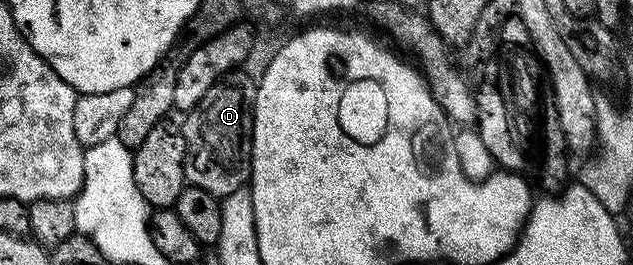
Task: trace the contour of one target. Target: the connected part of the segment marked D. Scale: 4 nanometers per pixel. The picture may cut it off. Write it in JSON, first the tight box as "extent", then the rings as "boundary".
{"extent":[181,71,257,199],"boundary":[[[244,71],[227,73],[201,99],[196,109],[190,110],[181,121],[185,135],[185,175],[187,184],[201,187],[214,197],[224,199],[244,188],[251,179],[251,136],[255,118],[257,81]]]}

